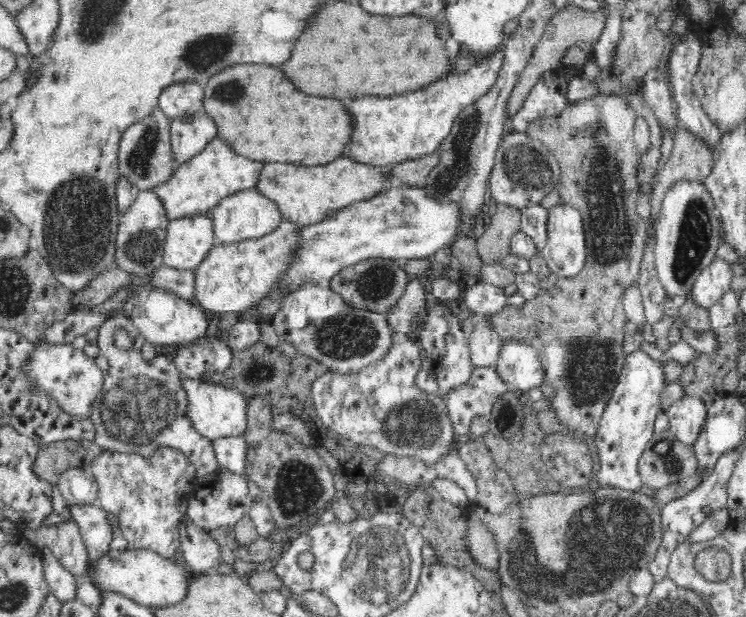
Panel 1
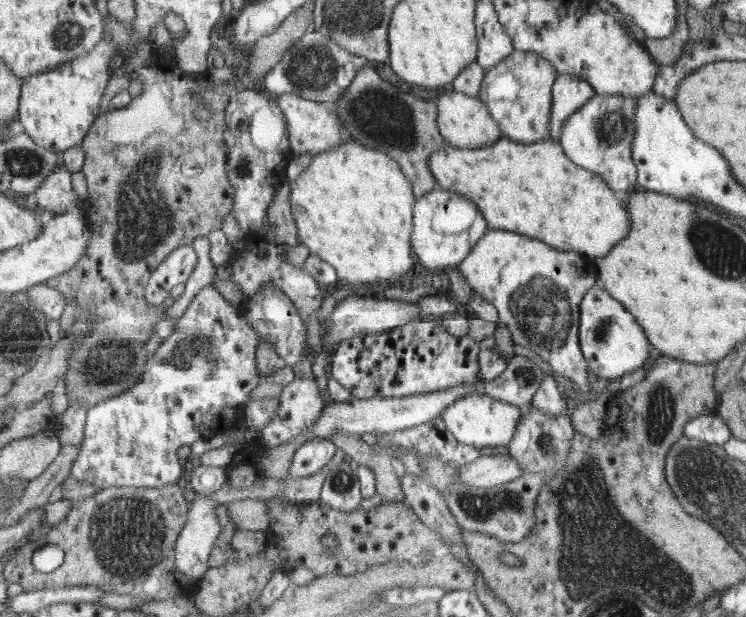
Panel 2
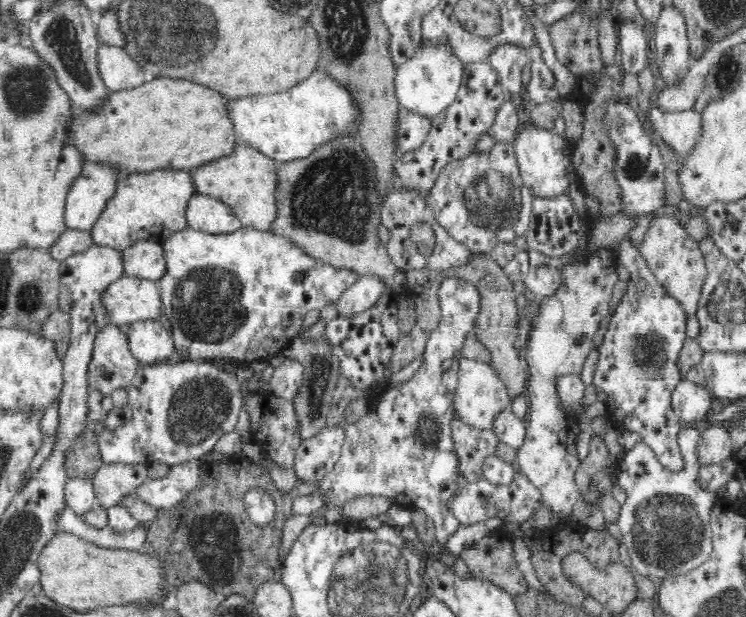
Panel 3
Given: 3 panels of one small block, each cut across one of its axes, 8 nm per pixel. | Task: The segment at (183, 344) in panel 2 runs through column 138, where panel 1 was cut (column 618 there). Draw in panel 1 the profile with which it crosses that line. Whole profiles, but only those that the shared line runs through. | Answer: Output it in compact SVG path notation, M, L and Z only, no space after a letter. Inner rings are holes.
M638 350L626 357L621 378L604 409L596 432L598 450L598 482L601 486L617 487L626 491L644 490L638 474L640 455L653 435L654 420L660 412L660 396L667 386L661 364L654 362L644 351Z

